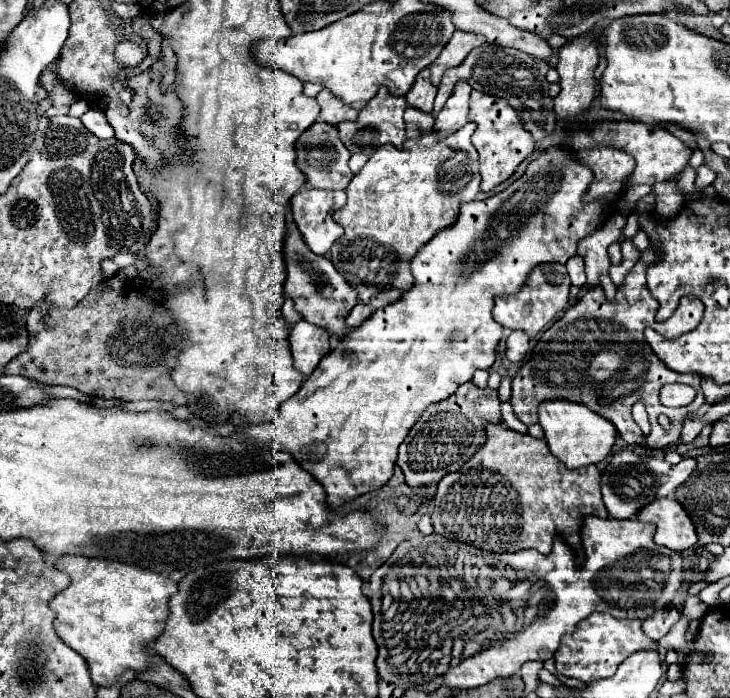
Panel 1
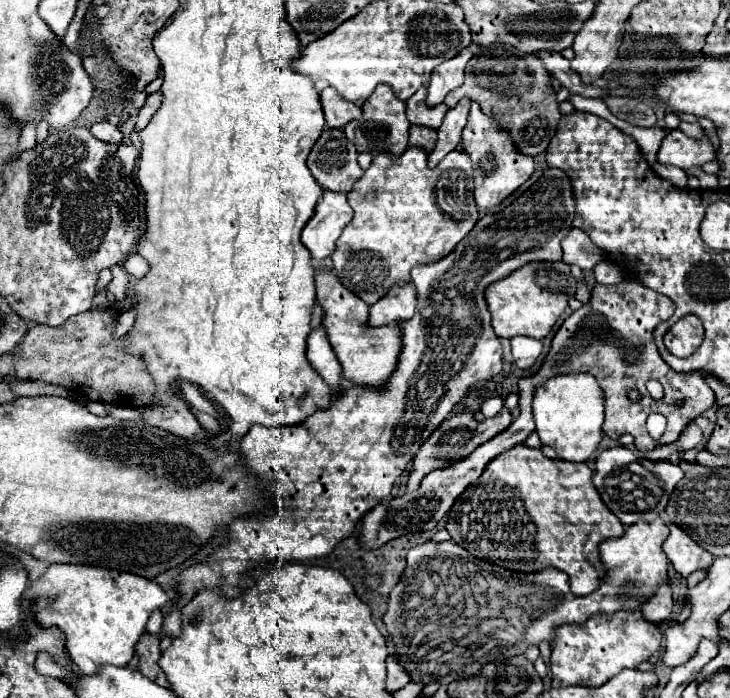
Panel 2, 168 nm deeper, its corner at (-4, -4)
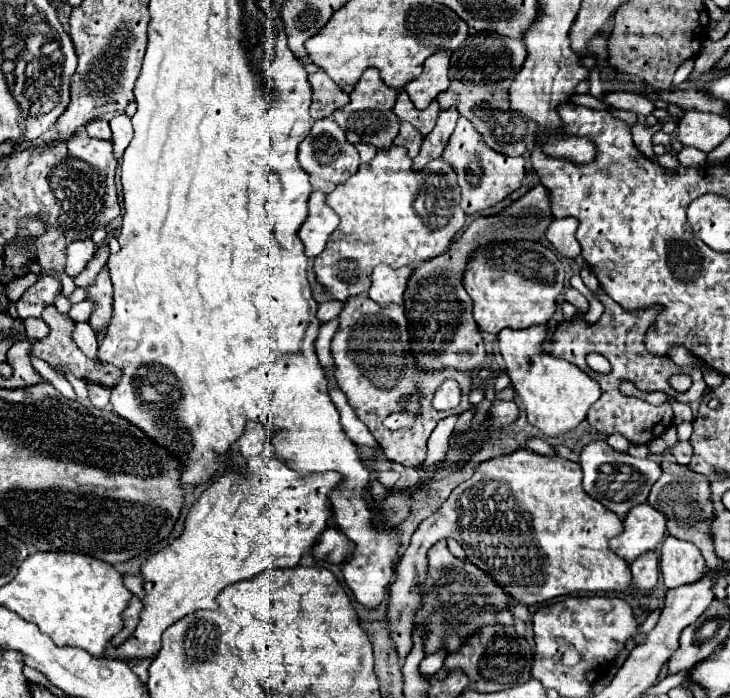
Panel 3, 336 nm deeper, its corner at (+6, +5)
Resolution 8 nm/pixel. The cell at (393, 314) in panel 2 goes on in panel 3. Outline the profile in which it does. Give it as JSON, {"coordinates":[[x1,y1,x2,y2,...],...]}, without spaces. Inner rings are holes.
{"coordinates":[[378,265,372,275,372,287,368,291,368,297,382,307,388,307,390,303,402,305,406,281,412,271,414,271,414,267,390,269,388,265]]}

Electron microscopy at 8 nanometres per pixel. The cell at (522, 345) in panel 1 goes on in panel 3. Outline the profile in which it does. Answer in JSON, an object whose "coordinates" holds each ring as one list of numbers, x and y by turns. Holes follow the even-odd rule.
{"coordinates":[[546,325,530,329,502,329,498,333,500,353,506,361,506,371,510,375,512,387,520,395,528,423,538,427,546,437,560,437,576,429,584,419,592,403,600,397,600,385,586,371,576,365,554,359,542,351,546,339]]}

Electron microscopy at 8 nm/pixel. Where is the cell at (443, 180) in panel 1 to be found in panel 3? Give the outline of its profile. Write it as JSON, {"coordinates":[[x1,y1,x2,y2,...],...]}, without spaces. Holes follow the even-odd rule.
{"coordinates":[[392,145,390,149,380,149,370,163,360,165,346,183,338,185,328,195,328,203,338,213,340,225,330,235,326,249,314,259,314,271,316,279,338,301,346,301,352,295,366,293,370,289,372,271,378,263,390,263,392,269,400,269,444,253,452,243,454,235,466,223,466,215,460,207,460,187,452,165,444,165,444,171,414,171,402,165,412,165,404,147]]}

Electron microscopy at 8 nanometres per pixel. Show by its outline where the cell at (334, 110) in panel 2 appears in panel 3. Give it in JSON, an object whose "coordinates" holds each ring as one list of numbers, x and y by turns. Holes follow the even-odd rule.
{"coordinates":[[324,71,310,75,310,85,312,85,312,105,310,105,312,119,330,117,338,107,344,107,350,101,348,93,338,85,334,85,334,81,330,81,330,77]]}

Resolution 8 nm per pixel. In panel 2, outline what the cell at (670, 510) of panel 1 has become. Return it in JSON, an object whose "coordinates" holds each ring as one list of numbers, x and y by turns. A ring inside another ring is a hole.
{"coordinates":[[670,524,670,536,664,542,664,552,674,570,684,578,696,570,708,570,712,564,712,554,700,548,684,530,674,524]]}

